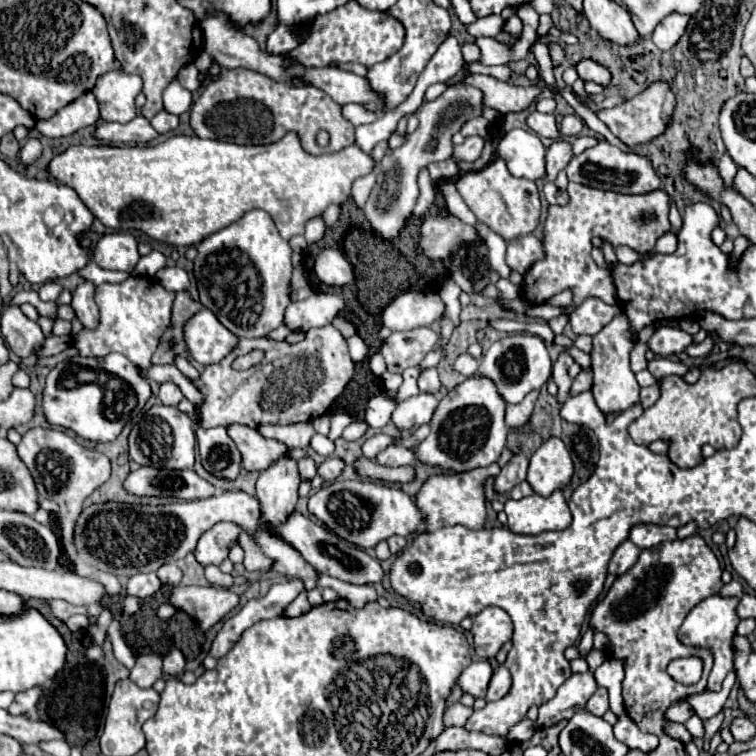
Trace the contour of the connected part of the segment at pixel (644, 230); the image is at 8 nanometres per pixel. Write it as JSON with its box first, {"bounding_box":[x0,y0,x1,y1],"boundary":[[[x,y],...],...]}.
{"bounding_box":[520,183,670,307],"boundary":[[[570,183],[568,195],[570,195],[570,201],[566,205],[550,205],[548,207],[548,217],[544,221],[544,239],[542,239],[544,257],[540,261],[536,261],[524,275],[520,297],[530,305],[546,303],[550,297],[554,297],[556,293],[566,291],[566,289],[572,291],[572,303],[576,307],[584,299],[594,297],[594,295],[590,295],[590,285],[594,285],[590,239],[594,235],[628,235],[628,247],[632,247],[634,251],[646,253],[646,251],[652,251],[656,239],[670,229],[670,221],[668,221],[670,205],[668,205],[668,195],[662,189],[646,193],[646,195],[620,195],[620,193],[612,193],[612,191],[592,189],[592,187],[586,187],[580,183]]]}

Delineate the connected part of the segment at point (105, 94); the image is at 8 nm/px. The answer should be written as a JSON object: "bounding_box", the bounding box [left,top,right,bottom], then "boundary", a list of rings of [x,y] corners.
{"bounding_box":[92,69,142,121],"boundary":[[[114,69],[98,77],[92,93],[100,105],[104,121],[132,121],[136,117],[134,97],[142,91],[142,79],[124,69]]]}

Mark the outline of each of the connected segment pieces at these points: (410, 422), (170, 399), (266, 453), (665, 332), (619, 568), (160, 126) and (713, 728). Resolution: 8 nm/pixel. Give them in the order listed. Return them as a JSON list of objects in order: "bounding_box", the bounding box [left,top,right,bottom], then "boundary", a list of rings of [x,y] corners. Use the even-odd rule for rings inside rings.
[{"bounding_box":[392,393,438,429],"boundary":[[[418,393],[406,401],[400,401],[396,411],[392,413],[392,421],[398,429],[414,429],[432,419],[432,413],[438,405],[438,397],[434,393]]]},{"bounding_box":[160,381,182,405],"boundary":[[[166,381],[166,383],[162,383],[160,385],[160,401],[164,403],[164,405],[178,405],[180,401],[182,401],[182,391],[178,389],[178,385],[174,385],[174,383],[170,383],[170,381]]]},{"bounding_box":[228,425,288,471],"boundary":[[[230,425],[228,435],[238,445],[246,471],[268,469],[288,449],[284,443],[278,443],[274,439],[264,439],[256,429],[250,429],[246,425]]]},{"bounding_box":[648,327,692,357],"boundary":[[[660,327],[648,339],[648,349],[660,357],[682,353],[688,345],[692,345],[692,337],[678,327]]]},{"bounding_box":[610,541,640,575],"boundary":[[[624,541],[618,549],[616,549],[616,553],[614,553],[614,557],[612,557],[612,561],[610,561],[610,573],[612,575],[622,575],[622,573],[626,573],[632,565],[634,565],[634,561],[638,561],[638,553],[640,553],[640,549],[632,543],[632,541]]]},{"bounding_box":[150,111,179,133],"boundary":[[[160,111],[158,115],[152,117],[150,123],[154,125],[154,129],[156,129],[158,133],[168,133],[168,131],[172,131],[172,129],[178,127],[179,117],[171,113],[166,113],[166,111]]]},{"bounding_box":[702,709,724,749],"boundary":[[[722,709],[718,715],[714,715],[714,717],[710,717],[710,719],[704,719],[704,721],[702,721],[702,725],[704,725],[704,737],[702,737],[702,741],[704,741],[704,747],[706,747],[706,749],[710,747],[712,737],[720,731],[722,721],[724,721],[724,709]]]}]

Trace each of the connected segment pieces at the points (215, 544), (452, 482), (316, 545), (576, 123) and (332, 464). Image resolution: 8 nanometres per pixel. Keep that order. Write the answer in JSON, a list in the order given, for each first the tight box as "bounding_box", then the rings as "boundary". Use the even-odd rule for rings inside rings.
[{"bounding_box":[194,523,242,565],"boundary":[[[216,523],[214,527],[210,527],[200,537],[198,547],[194,551],[198,563],[220,565],[228,557],[228,551],[238,541],[240,533],[242,533],[242,527],[234,523]]]},{"bounding_box":[416,463,500,533],"boundary":[[[498,463],[486,467],[486,469],[474,469],[458,475],[436,475],[430,477],[420,493],[416,495],[416,505],[420,513],[424,515],[424,531],[432,533],[434,529],[446,527],[446,525],[464,525],[468,529],[482,529],[486,523],[486,501],[482,483],[488,477],[494,477],[500,471]]]},{"bounding_box":[280,513,382,585],"boundary":[[[296,513],[290,523],[284,523],[280,525],[280,535],[294,547],[302,553],[302,557],[318,571],[318,573],[324,573],[324,575],[330,575],[330,577],[336,577],[340,581],[346,581],[346,583],[352,583],[352,585],[374,585],[378,581],[382,581],[382,567],[378,563],[378,559],[370,557],[366,551],[362,551],[360,547],[352,545],[352,543],[346,543],[344,539],[336,537],[332,531],[312,523],[308,517]]]},{"bounding_box":[560,115,584,137],"boundary":[[[566,115],[564,119],[562,119],[562,123],[560,123],[560,137],[576,137],[576,135],[580,135],[580,131],[582,131],[582,127],[584,127],[584,123],[582,123],[582,119],[580,117],[576,117],[576,115]]]},{"bounding_box":[318,457,344,483],"boundary":[[[332,457],[332,459],[324,461],[322,465],[318,465],[318,475],[320,475],[324,481],[328,481],[328,483],[330,483],[330,481],[334,481],[334,479],[340,475],[342,467],[344,467],[344,461],[342,461],[342,459]]]}]

